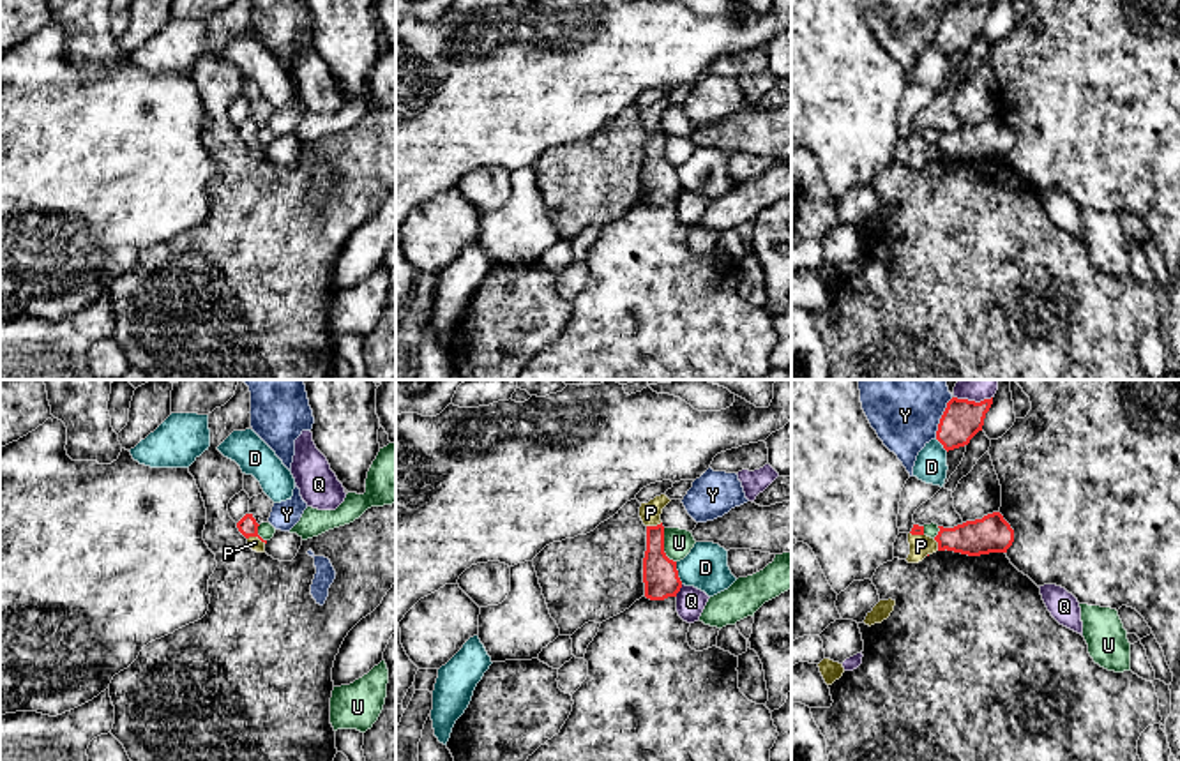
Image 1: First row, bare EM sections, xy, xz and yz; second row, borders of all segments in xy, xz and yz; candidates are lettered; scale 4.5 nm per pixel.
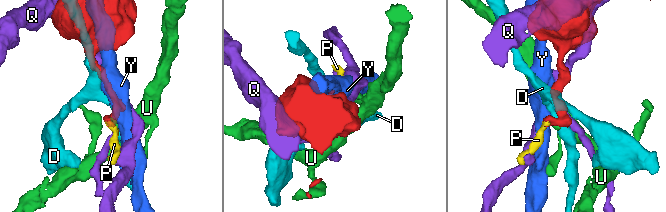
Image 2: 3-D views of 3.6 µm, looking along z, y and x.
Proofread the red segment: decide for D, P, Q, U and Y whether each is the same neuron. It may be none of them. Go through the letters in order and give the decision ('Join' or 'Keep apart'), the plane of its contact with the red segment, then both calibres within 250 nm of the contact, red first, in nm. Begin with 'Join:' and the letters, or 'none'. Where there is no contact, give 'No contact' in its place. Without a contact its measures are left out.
Join: P
D: Keep apart. Touches red in xz. Thickness 160 nm (red) against 200 nm
P: Join. Touches red in xy. Thickness 90 nm (red) against 60 nm
Q: Keep apart. Touches red in xz. Thickness 160 nm (red) against 130 nm
U: Keep apart. Touches red in xz. Thickness 160 nm (red) against 130 nm
Y: Keep apart. Touches red in yz. Thickness 180 nm (red) against 400 nm

